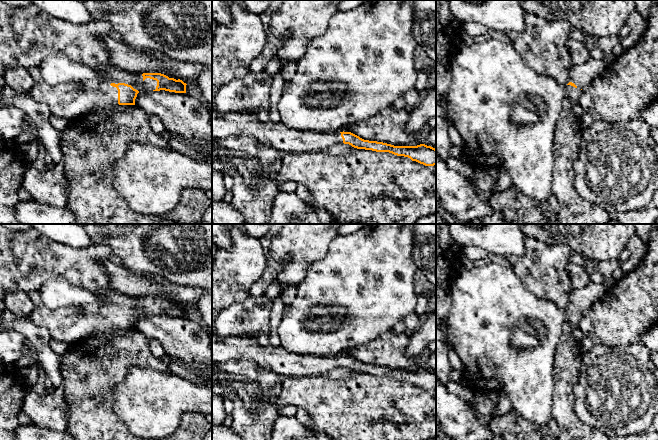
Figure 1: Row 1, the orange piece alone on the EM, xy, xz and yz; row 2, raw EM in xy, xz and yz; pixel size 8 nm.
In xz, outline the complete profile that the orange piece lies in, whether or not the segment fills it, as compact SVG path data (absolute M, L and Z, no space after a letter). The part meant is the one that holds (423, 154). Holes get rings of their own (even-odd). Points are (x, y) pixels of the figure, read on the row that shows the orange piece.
M212 111L212 139L231 135L251 135L258 141L267 143L283 154L323 151L335 144L349 144L357 149L376 152L389 152L397 156L410 158L425 166L436 165L436 149L420 144L417 146L394 146L391 144L369 141L351 132L319 134L297 131L281 122L260 122L256 114L235 112L218 113Z

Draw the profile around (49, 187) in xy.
M63 161L49 167L46 171L30 167L23 176L21 186L36 202L54 207L64 207L68 182Z

